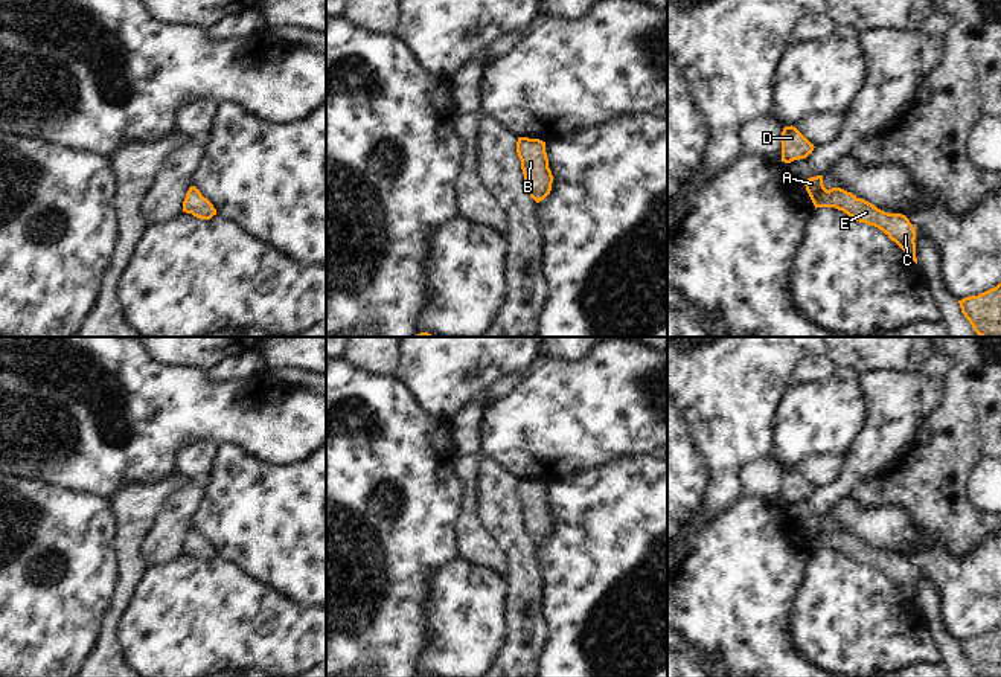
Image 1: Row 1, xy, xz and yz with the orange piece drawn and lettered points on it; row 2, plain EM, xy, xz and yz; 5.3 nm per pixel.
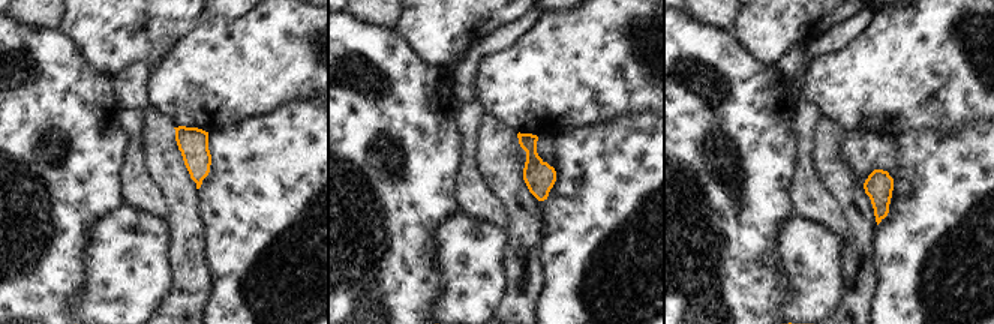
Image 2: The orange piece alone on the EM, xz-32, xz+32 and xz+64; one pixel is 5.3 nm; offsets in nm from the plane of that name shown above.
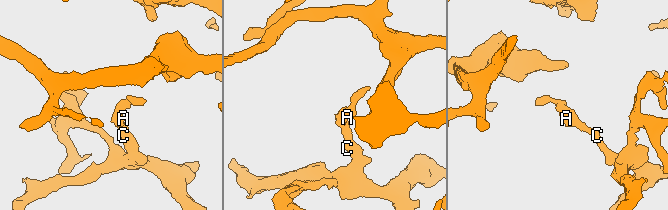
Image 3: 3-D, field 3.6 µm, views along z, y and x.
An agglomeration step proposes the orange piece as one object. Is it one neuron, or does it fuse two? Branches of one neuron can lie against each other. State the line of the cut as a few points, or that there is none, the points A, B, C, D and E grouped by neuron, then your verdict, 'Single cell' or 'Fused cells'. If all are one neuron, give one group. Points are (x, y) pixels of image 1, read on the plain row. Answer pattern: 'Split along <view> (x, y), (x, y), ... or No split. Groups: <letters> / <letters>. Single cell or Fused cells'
No split. Groups: A B C D E. Single cell

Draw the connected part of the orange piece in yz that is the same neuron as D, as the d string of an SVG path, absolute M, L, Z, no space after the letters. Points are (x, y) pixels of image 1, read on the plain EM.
M785 468L782 473L782 503L791 505L794 502L806 500L814 486L795 470Z

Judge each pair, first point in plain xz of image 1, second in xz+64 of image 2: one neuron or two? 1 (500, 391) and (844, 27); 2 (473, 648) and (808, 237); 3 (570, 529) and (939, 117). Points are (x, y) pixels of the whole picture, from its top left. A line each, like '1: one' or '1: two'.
1: one
2: one
3: two

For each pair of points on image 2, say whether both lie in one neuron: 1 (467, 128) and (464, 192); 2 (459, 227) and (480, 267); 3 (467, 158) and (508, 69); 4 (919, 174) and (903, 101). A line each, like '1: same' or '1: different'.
1: same
2: same
3: different
4: different

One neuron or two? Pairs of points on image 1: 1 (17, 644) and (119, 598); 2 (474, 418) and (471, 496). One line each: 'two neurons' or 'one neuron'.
1: two neurons
2: two neurons

